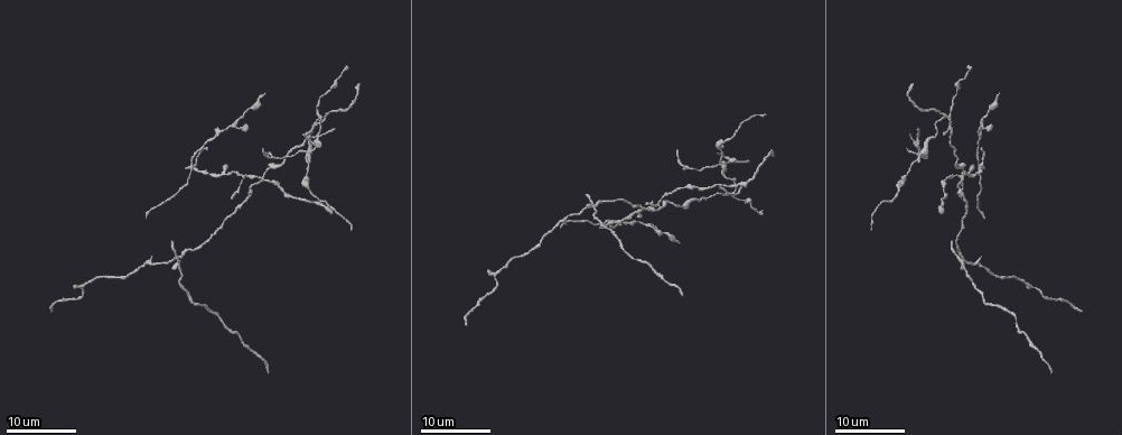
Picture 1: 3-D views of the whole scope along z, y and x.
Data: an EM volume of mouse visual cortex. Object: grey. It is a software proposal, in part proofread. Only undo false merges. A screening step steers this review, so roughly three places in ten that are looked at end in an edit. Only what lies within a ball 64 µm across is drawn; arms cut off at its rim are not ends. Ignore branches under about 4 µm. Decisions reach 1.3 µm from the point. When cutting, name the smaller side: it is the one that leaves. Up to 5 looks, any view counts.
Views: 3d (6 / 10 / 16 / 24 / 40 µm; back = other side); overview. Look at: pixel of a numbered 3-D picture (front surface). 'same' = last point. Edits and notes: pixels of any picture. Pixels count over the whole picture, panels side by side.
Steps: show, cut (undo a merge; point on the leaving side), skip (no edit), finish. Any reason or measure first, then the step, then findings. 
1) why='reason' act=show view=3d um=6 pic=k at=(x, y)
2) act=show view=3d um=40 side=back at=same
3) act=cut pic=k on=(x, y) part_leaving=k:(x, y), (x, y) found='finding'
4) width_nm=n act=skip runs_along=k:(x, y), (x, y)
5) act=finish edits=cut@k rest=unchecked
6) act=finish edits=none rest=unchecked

why='four arms meet' act=show view=3d um=24 pic=1 at=(190, 165)

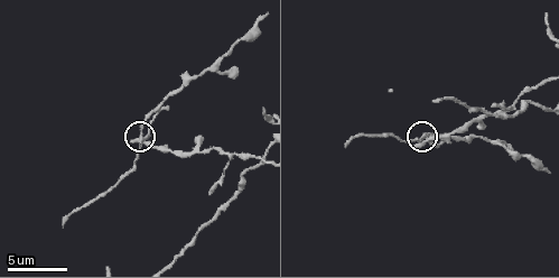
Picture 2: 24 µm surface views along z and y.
act=show view=3d um=10 pic=2 at=(424, 138)

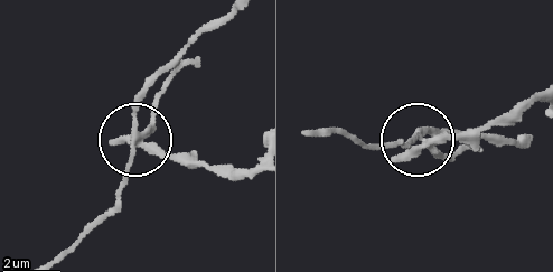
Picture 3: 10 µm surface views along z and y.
arms=4 act=cut pic=3 on=(134, 96) part_leaving=3:(140, 136), (190, 44), (226, 22) found='a second neuron is stuck on'

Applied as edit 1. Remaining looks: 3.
act=show view=overview

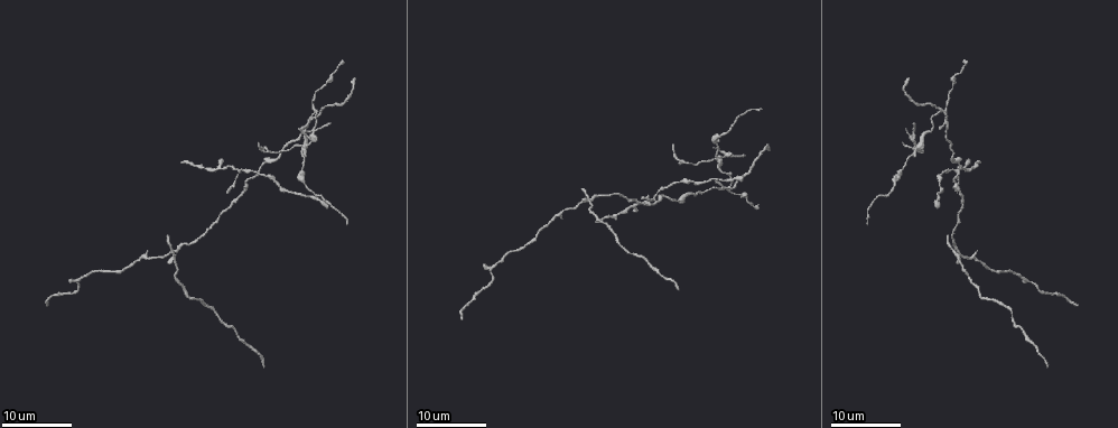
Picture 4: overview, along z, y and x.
why='sudden change in width' act=show view=3d um=24 pic=4 at=(633, 206)

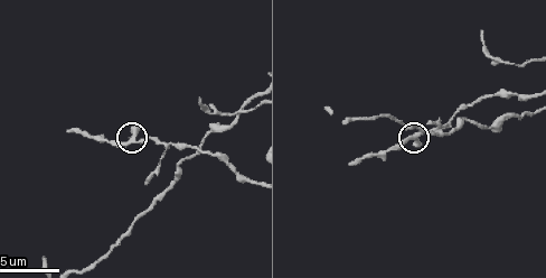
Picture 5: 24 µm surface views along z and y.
act=show view=3d um=6 pic=5 at=(135, 140)

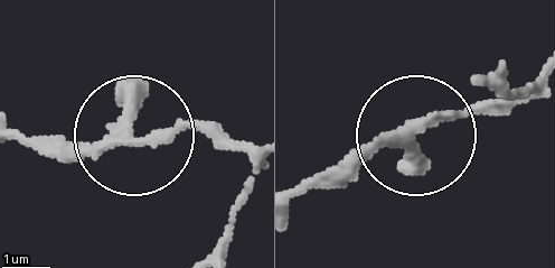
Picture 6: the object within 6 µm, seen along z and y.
arms=3 act=skip found='one neuron here'

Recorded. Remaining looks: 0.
act=finish edits=cut@3 rest=unchecked

